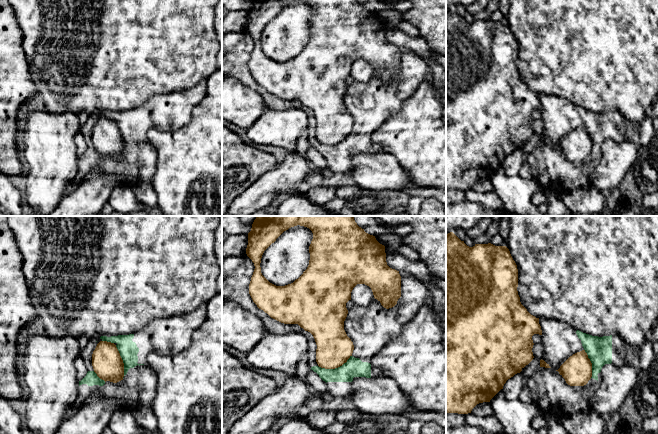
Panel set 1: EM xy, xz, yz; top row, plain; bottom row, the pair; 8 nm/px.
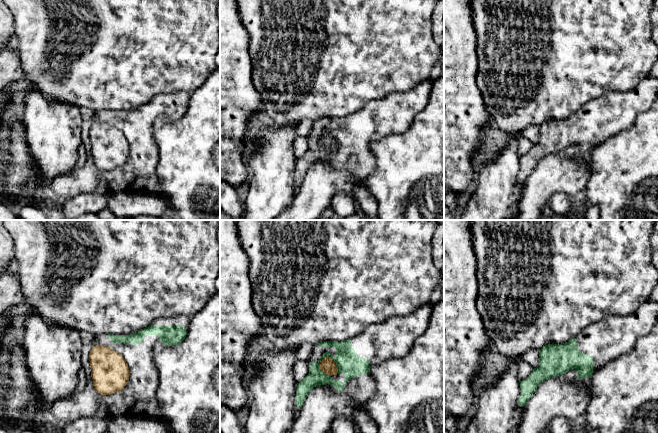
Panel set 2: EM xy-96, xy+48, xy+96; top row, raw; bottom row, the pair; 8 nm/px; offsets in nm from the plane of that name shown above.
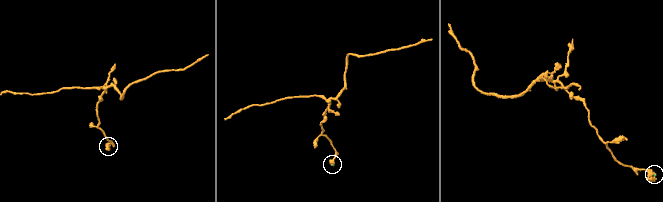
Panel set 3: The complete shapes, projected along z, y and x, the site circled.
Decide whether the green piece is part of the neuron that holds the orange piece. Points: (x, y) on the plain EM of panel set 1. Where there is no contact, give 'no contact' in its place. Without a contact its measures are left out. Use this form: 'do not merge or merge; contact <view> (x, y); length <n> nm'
do not merge; contact xz (335, 143); length 280 nm

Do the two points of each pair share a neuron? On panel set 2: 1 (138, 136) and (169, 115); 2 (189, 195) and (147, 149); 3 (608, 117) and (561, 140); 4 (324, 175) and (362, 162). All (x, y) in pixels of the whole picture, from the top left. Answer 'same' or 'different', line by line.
1: same
2: different
3: same
4: different

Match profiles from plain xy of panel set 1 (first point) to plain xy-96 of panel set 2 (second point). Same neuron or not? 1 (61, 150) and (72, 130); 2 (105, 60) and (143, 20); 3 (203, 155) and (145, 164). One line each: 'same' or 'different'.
1: same
2: same
3: different

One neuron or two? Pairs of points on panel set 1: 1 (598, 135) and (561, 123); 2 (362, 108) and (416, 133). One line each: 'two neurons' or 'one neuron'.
1: one neuron
2: two neurons

